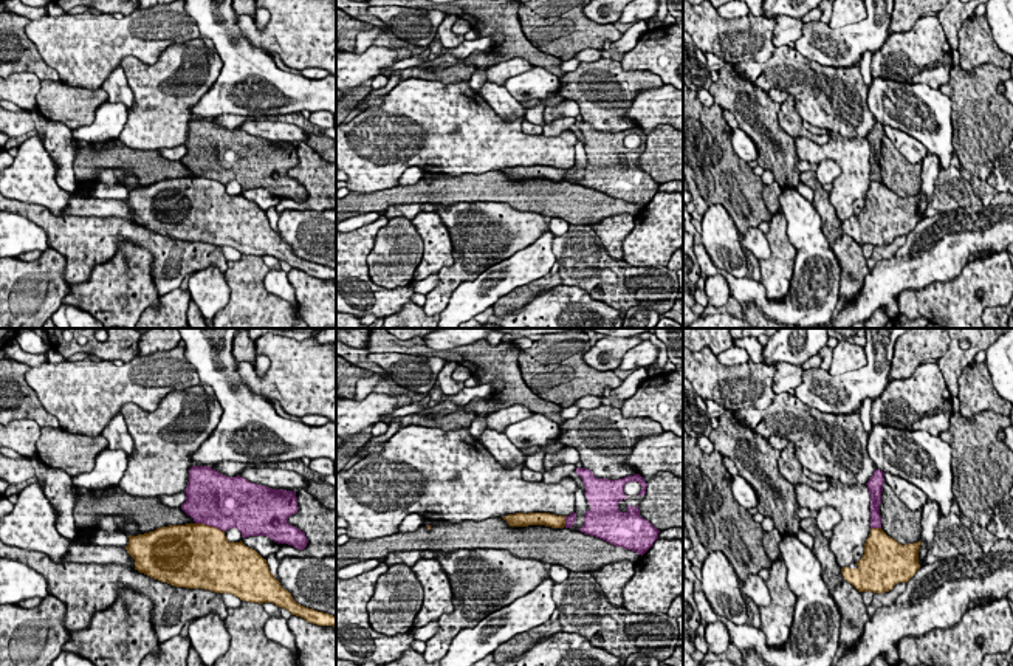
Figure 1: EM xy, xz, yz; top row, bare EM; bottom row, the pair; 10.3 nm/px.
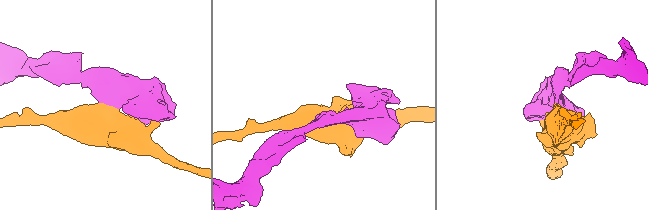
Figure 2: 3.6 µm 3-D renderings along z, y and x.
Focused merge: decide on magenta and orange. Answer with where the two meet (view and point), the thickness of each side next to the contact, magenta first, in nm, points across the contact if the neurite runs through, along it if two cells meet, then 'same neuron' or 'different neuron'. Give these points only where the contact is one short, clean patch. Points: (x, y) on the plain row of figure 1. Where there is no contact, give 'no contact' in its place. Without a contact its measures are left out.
contact xy (209, 178); calibres 500 and 500 nm; different neuron

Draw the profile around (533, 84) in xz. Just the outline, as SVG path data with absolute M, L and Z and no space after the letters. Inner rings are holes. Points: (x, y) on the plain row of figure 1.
M533 67L517 76L505 81L505 90L519 102L544 99L548 94L558 94L559 77L541 67Z

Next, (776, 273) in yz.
M781 209L774 212L765 237L770 243L771 256L759 259L761 283L765 287L768 299L784 300L793 277L796 248L787 237L787 221Z

